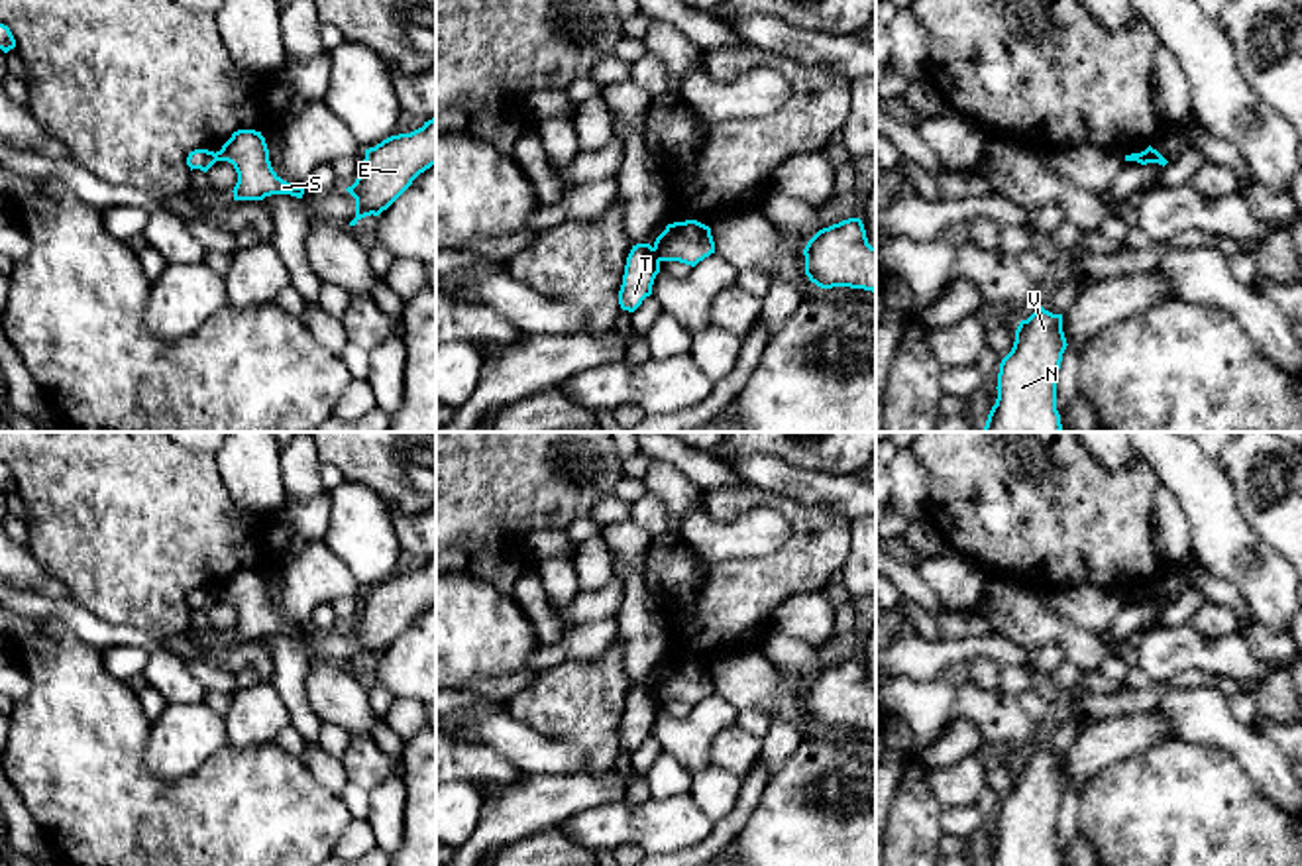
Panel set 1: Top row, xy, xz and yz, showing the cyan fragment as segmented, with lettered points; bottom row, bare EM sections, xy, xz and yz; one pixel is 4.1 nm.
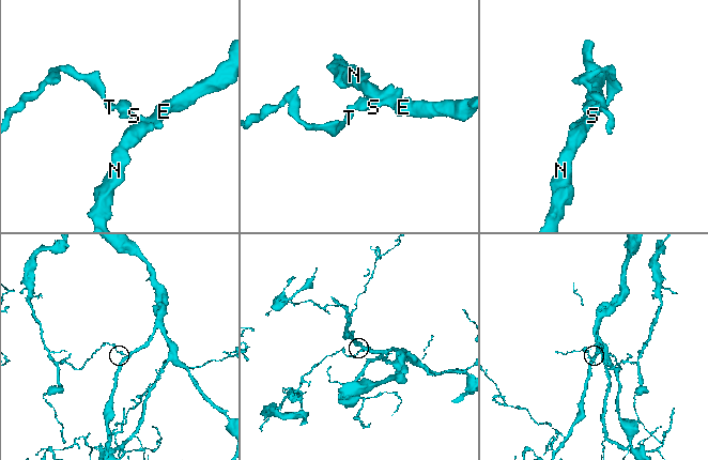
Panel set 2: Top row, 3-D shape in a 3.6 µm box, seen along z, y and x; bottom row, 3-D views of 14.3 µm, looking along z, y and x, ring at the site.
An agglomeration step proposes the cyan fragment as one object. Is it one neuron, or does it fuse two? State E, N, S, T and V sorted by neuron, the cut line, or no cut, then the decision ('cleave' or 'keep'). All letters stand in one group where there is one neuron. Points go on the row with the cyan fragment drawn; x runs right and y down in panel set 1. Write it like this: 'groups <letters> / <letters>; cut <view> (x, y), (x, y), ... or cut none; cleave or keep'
groups E N S V / T; cut xz (652, 248), (660, 260); cleave

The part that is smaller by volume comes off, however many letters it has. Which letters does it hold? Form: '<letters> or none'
T

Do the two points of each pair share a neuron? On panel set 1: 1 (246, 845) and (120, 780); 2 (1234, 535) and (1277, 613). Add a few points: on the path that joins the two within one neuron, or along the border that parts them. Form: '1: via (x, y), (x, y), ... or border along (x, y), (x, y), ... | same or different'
1: via (215, 845), (201, 845), (152, 810) | same
2: via (1238, 554), (1244, 560), (1244, 570), (1267, 594) | same

